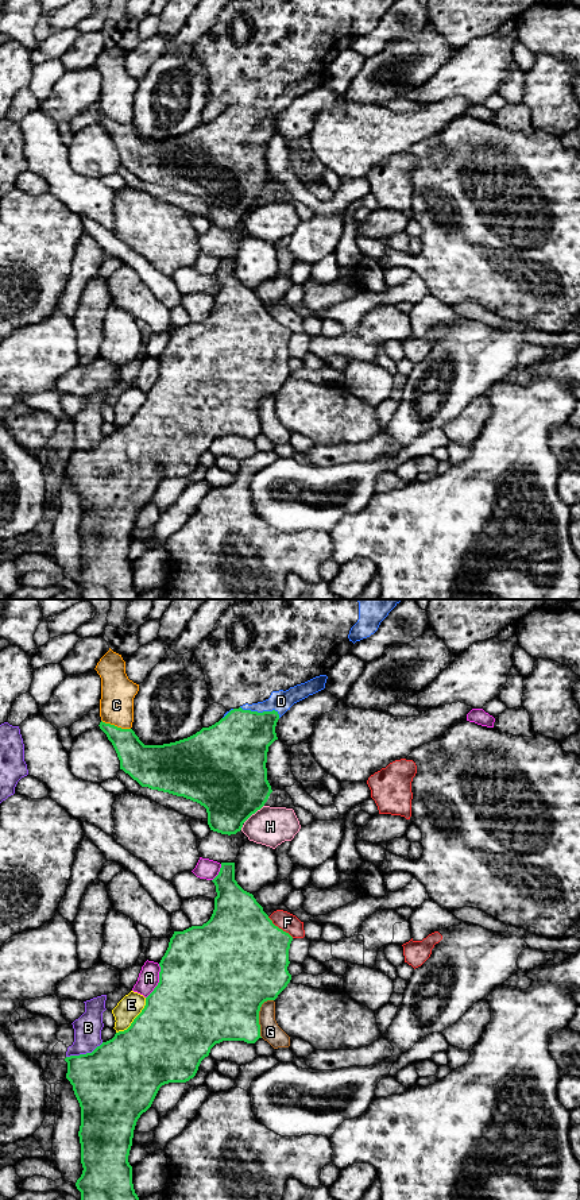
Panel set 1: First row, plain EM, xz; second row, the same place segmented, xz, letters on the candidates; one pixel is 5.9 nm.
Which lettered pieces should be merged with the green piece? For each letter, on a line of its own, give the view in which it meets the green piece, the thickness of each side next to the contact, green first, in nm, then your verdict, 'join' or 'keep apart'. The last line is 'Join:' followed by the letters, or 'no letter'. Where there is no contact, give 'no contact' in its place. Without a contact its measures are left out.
A: xz | 500/130 nm | keep apart
B: xz | 480/160 nm | keep apart
C: xz | 200/200 nm | keep apart
D: xz | 380/130 nm | join
E: xz | 480/140 nm | keep apart
F: xz | 480/110 nm | keep apart
G: xz | 500/120 nm | keep apart
H: xz | 440/240 nm | keep apart
Join: D

